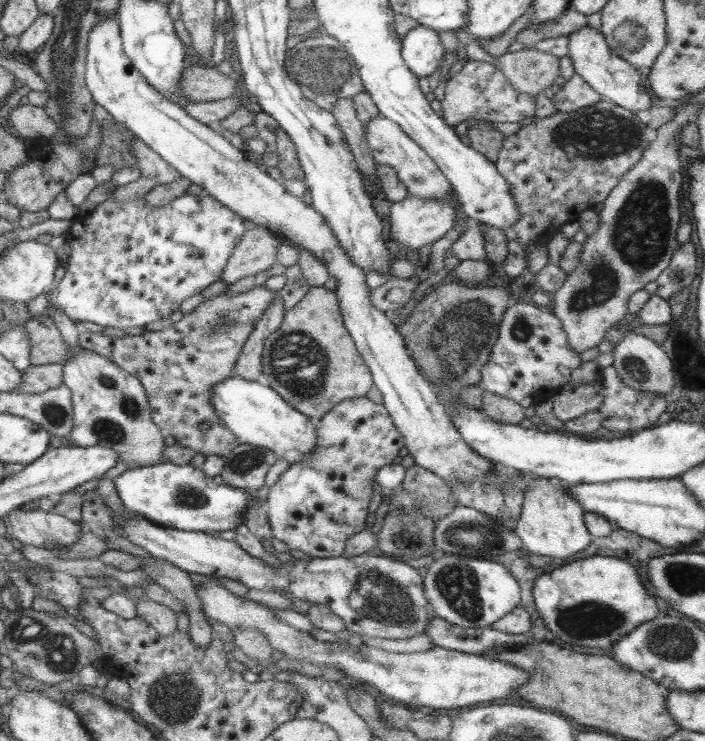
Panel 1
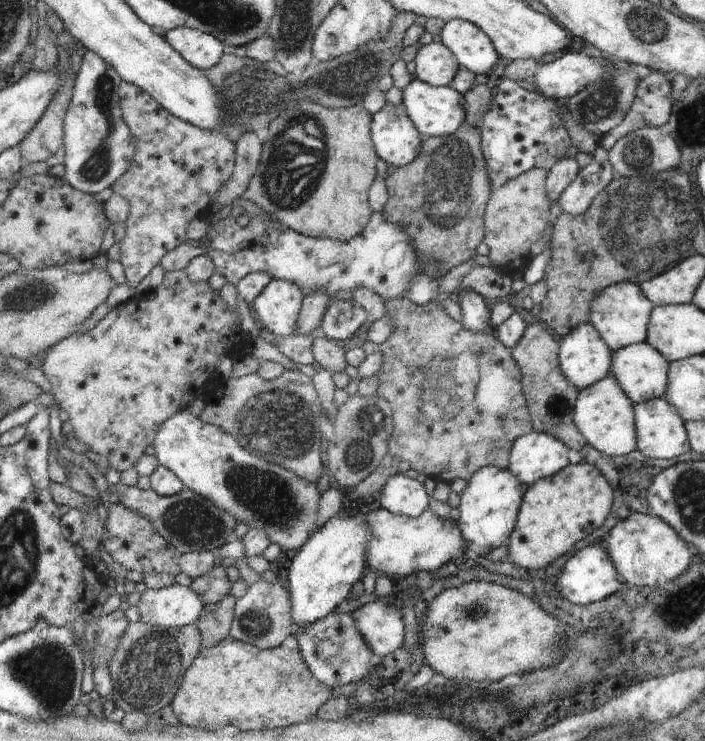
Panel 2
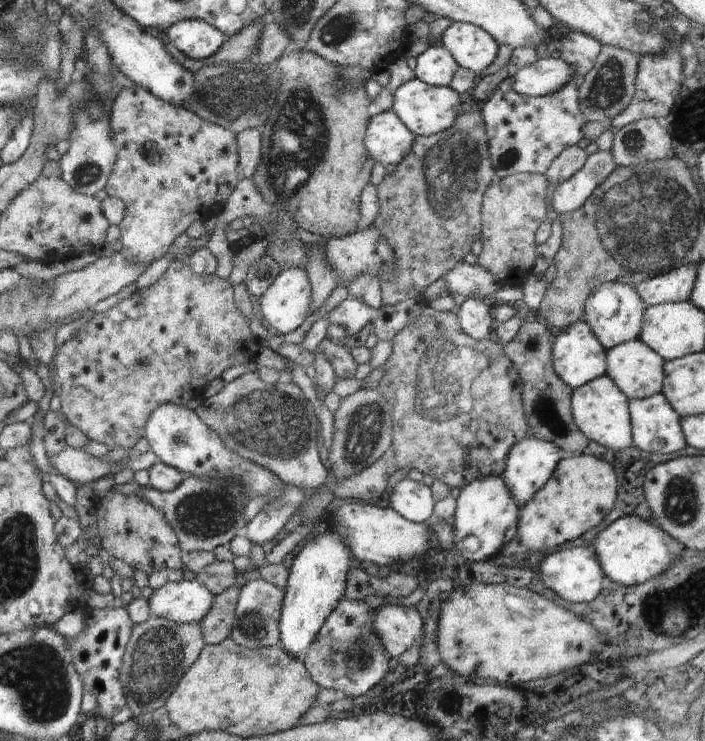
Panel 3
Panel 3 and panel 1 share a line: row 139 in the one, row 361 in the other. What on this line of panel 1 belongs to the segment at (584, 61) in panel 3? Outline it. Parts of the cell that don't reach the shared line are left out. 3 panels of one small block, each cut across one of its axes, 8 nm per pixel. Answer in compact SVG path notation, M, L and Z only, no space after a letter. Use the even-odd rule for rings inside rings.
M520 296L513 300L498 325L498 338L490 351L488 362L480 369L479 385L485 391L511 398L526 409L556 396L560 388L571 381L572 371L581 365L580 360L580 351L570 346L566 331L562 329L562 322L554 316L550 308L536 306L529 299Z

